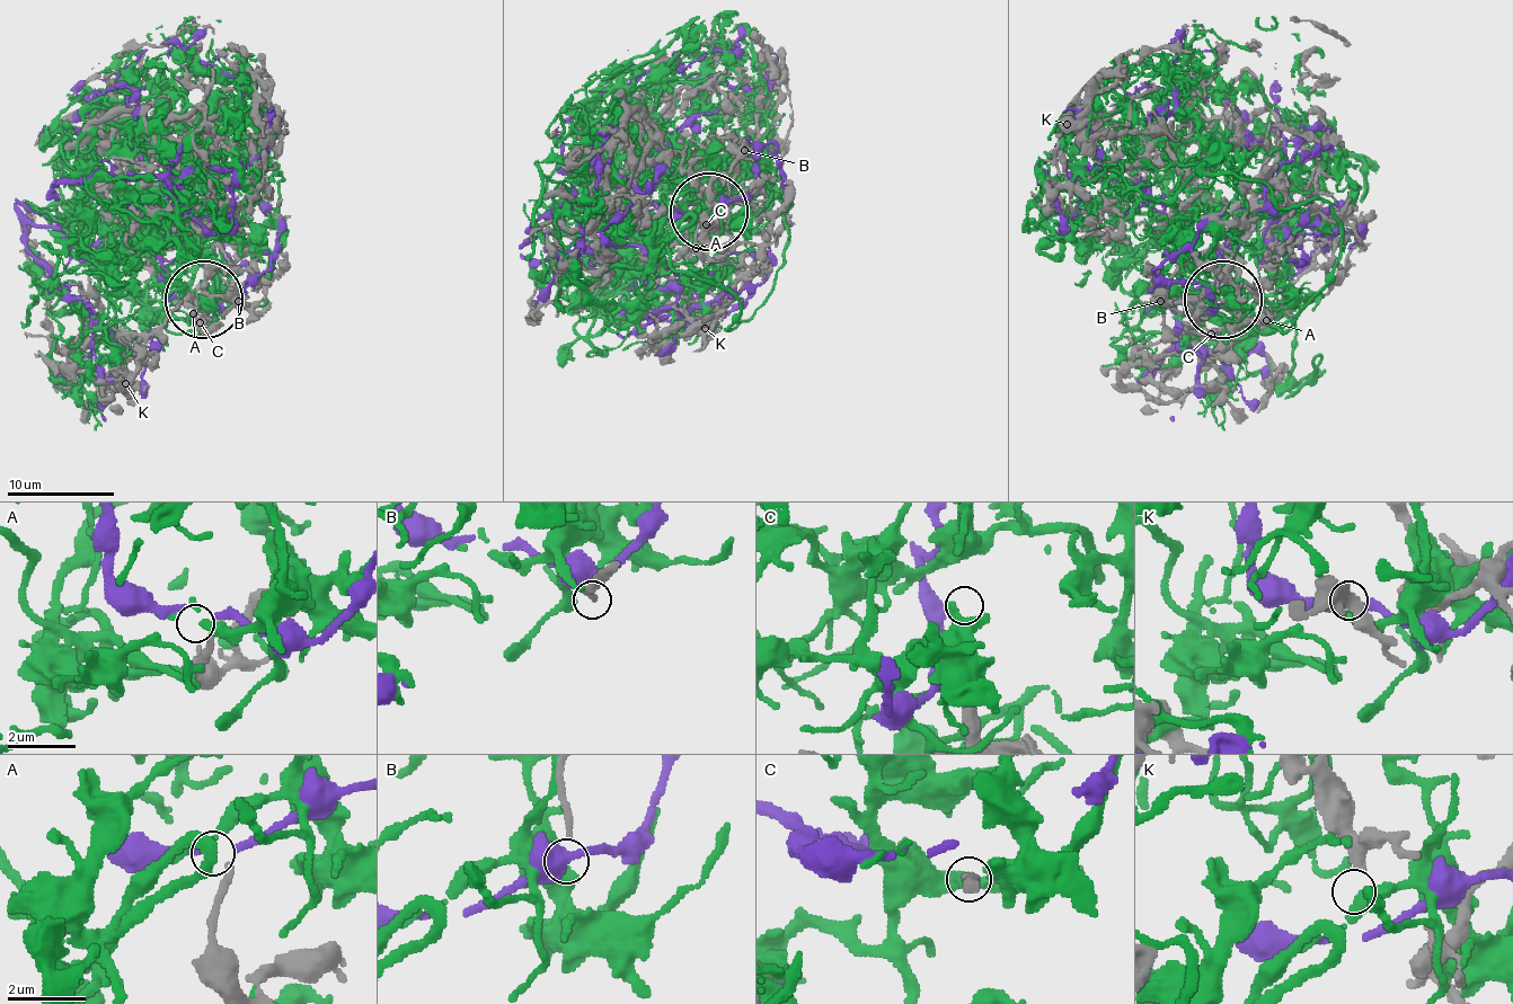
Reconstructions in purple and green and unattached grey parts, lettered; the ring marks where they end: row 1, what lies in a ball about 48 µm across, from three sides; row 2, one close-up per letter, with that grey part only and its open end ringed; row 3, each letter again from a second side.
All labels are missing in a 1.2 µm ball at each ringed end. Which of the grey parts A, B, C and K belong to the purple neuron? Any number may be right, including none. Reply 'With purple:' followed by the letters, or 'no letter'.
With purple: A

